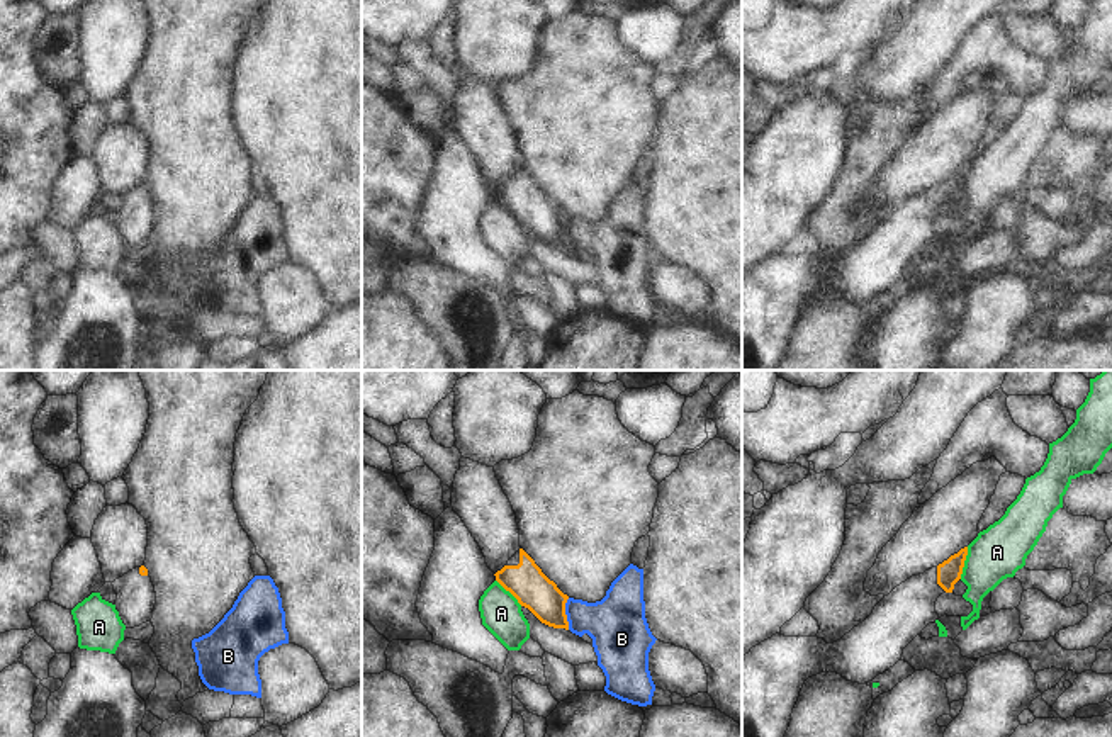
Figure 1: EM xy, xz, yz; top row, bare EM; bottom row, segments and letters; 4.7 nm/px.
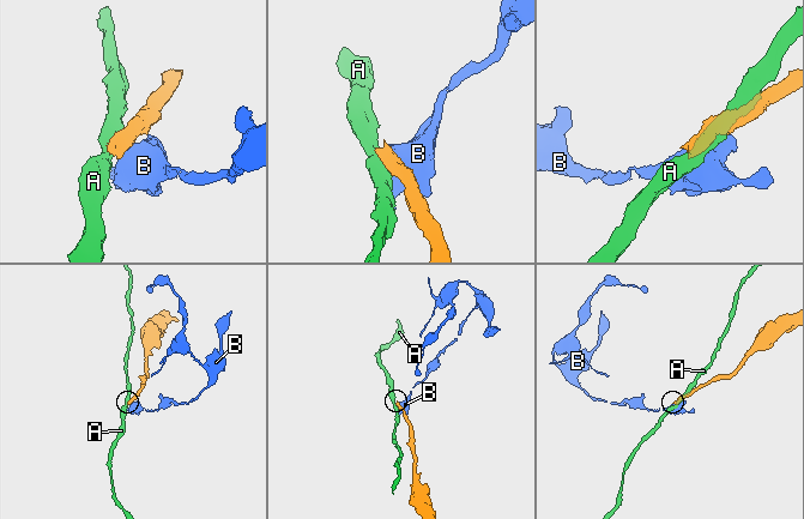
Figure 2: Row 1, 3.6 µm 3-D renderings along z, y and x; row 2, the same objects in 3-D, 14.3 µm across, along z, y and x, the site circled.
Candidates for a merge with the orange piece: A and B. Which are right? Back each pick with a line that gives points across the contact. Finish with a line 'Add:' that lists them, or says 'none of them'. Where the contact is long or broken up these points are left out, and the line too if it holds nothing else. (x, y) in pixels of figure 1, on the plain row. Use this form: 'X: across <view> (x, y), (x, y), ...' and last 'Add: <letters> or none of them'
Add: none of them

